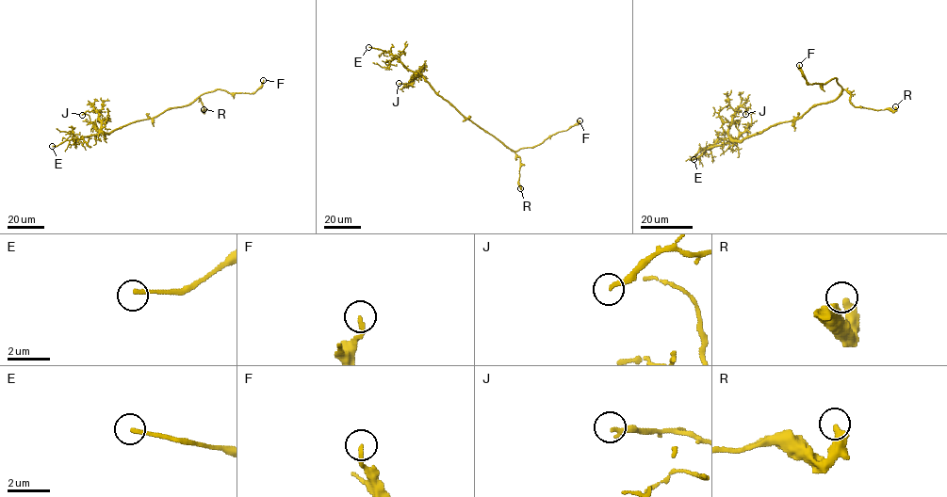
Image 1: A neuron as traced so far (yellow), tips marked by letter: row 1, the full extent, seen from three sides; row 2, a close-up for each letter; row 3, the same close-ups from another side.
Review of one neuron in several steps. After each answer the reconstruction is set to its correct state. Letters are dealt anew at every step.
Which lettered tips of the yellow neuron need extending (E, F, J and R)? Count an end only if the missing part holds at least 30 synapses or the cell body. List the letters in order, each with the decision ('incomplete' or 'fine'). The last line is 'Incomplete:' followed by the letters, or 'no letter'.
E: incomplete
F: fine
J: fine
R: fine
Incomplete: E

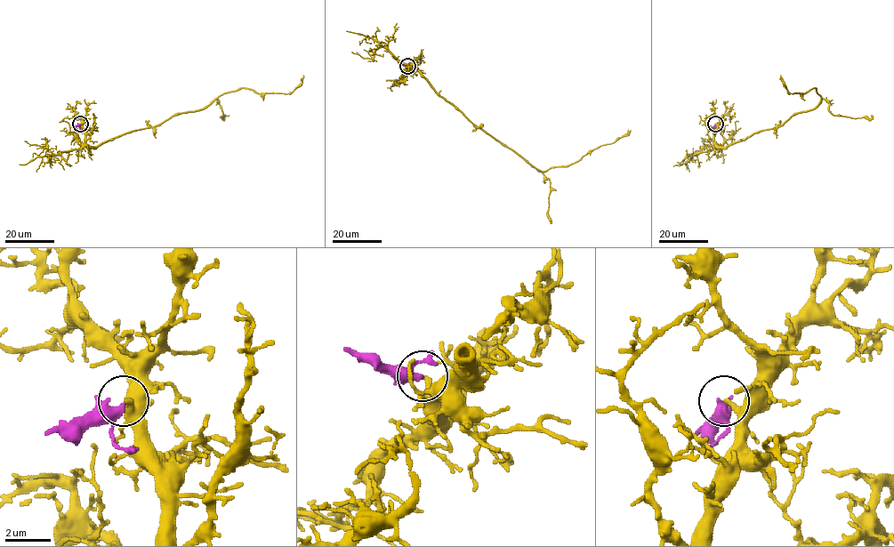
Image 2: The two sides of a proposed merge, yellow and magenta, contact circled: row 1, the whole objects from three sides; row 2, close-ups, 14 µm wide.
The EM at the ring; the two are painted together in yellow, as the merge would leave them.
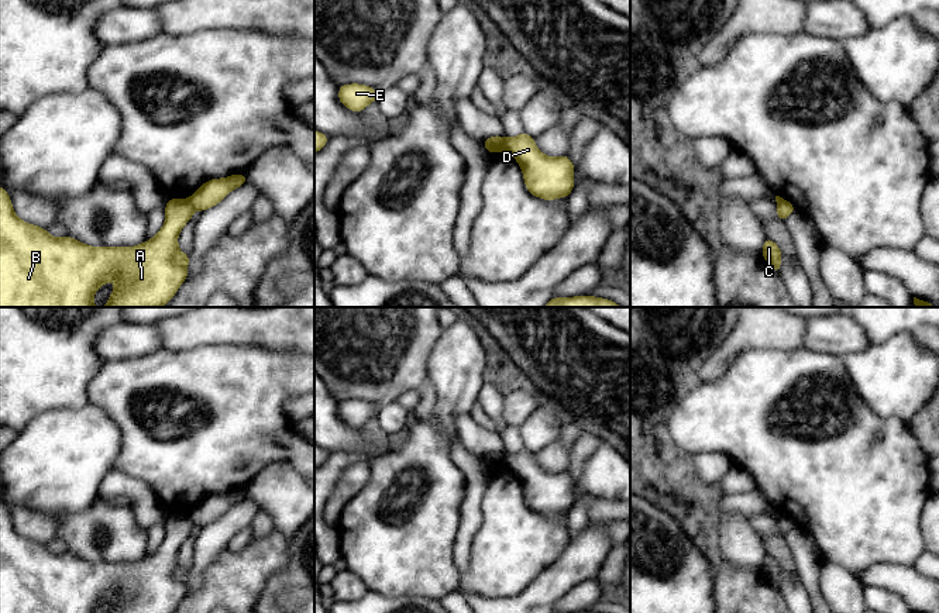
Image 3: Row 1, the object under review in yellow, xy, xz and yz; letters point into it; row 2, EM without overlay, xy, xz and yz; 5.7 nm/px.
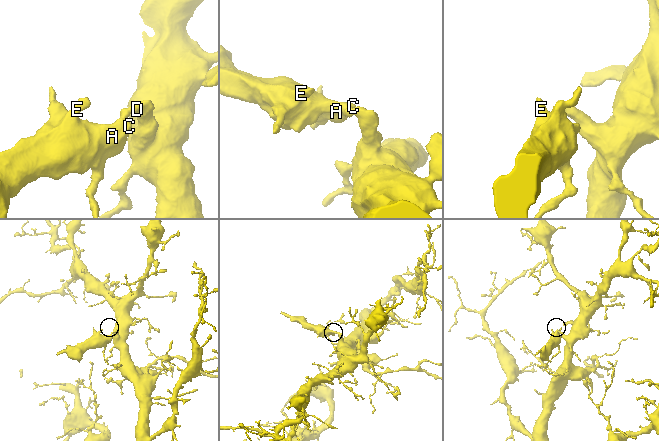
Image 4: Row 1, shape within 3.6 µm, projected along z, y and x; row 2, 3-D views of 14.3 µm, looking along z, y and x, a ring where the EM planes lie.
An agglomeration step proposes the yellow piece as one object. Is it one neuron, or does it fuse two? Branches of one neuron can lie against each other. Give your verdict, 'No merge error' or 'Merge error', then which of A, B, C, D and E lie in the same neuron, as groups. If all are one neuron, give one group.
Merge error. Groups: A B C E / D

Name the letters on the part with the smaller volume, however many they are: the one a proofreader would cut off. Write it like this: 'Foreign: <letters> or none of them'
Foreign: A, B, C, E

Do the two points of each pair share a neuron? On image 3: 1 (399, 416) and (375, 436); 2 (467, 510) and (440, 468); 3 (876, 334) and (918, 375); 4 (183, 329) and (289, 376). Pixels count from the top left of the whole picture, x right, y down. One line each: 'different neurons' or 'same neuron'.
1: different neurons
2: different neurons
3: different neurons
4: different neurons

